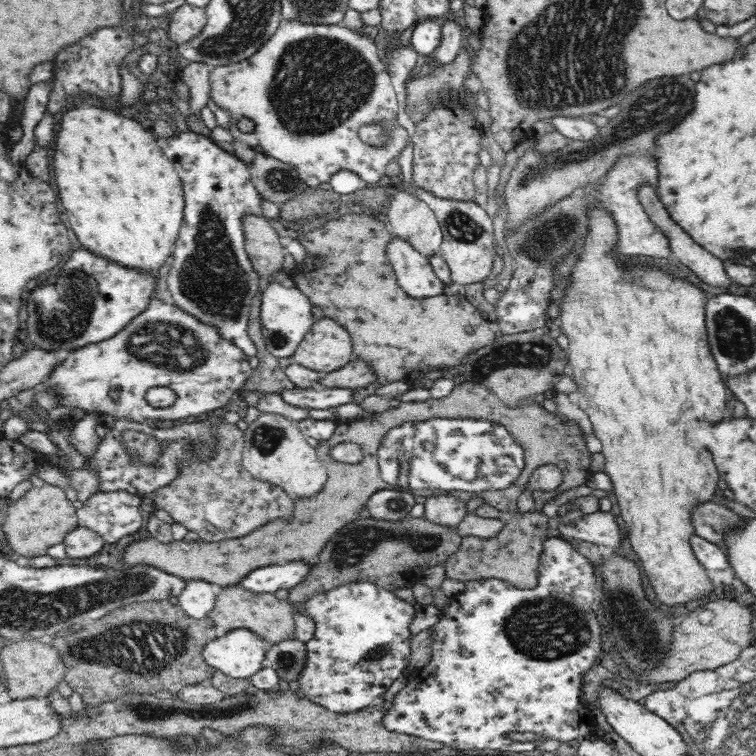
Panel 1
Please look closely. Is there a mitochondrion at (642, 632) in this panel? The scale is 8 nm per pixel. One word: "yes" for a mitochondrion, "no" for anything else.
yes

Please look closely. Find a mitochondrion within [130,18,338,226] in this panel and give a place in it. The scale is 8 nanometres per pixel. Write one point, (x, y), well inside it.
(279, 179)

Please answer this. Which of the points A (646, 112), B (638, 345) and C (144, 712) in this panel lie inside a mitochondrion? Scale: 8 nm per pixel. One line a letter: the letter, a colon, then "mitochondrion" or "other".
A: mitochondrion
B: other
C: mitochondrion

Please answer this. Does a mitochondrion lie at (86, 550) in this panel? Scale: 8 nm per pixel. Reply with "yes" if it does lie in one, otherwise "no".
no

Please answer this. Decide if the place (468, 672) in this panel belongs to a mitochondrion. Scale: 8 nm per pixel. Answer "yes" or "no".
no

